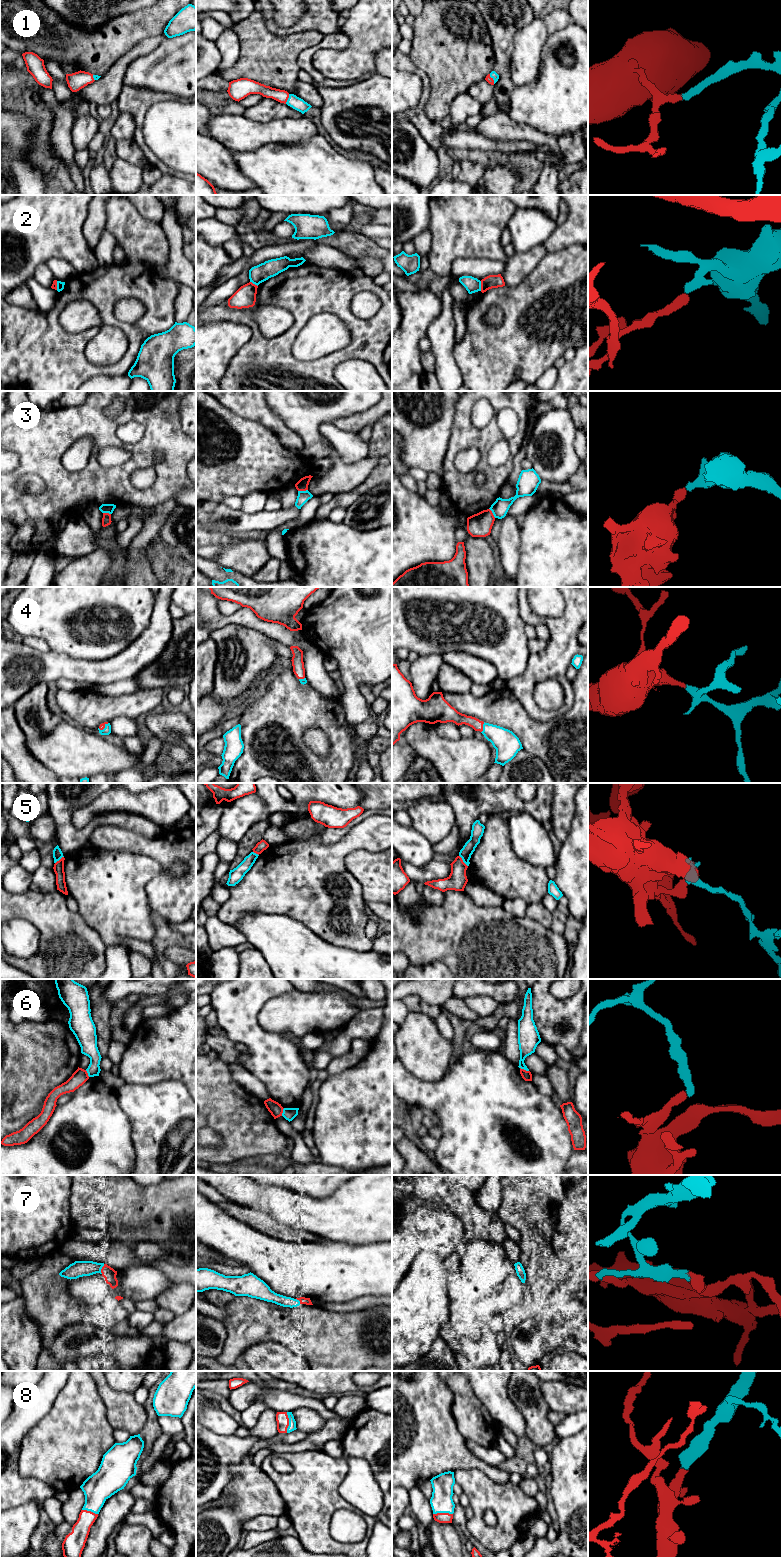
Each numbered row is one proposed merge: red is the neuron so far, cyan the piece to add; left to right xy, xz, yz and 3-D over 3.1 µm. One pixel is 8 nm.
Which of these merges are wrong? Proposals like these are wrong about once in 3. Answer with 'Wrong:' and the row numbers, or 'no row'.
Wrong: 2, 3, 5, 6

